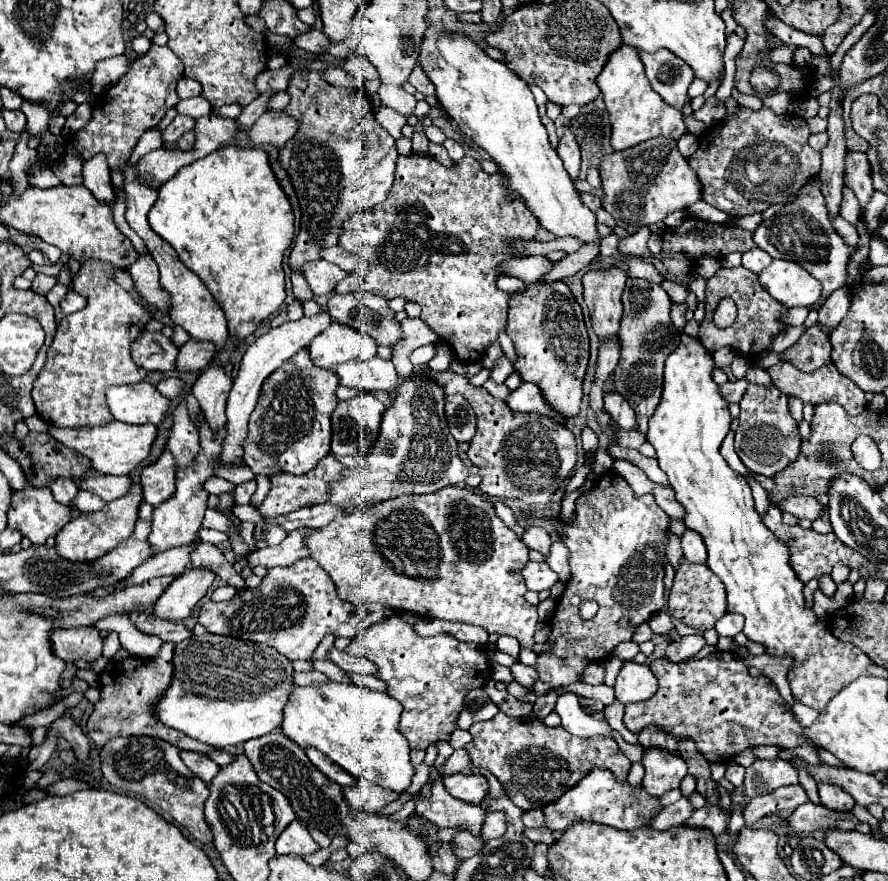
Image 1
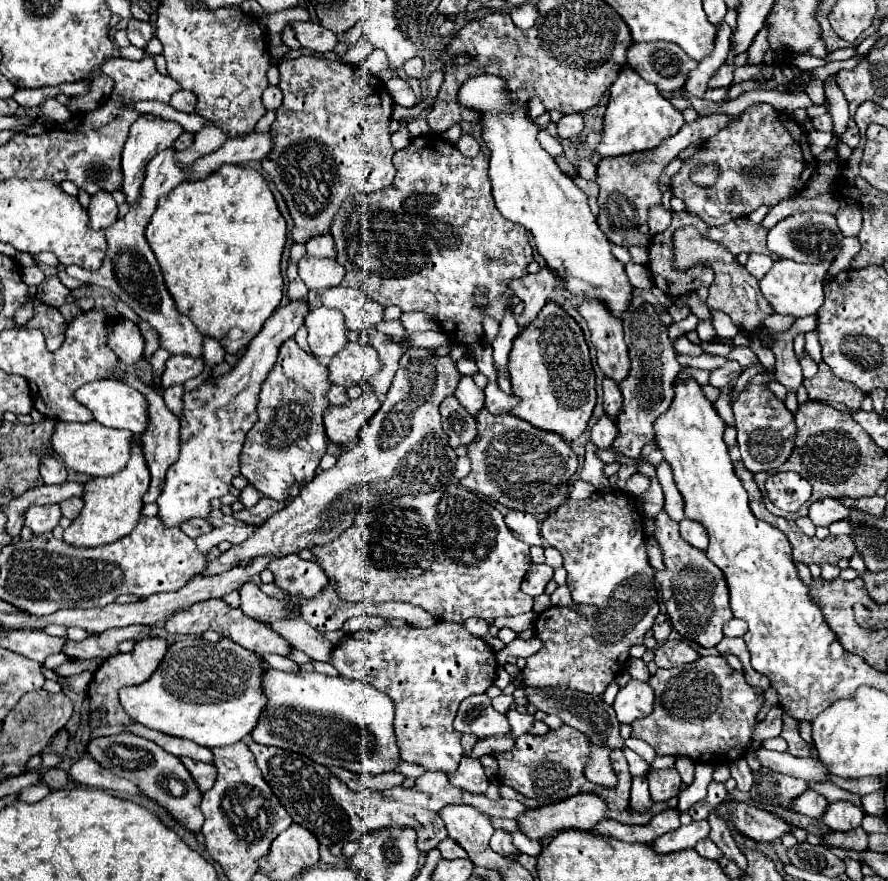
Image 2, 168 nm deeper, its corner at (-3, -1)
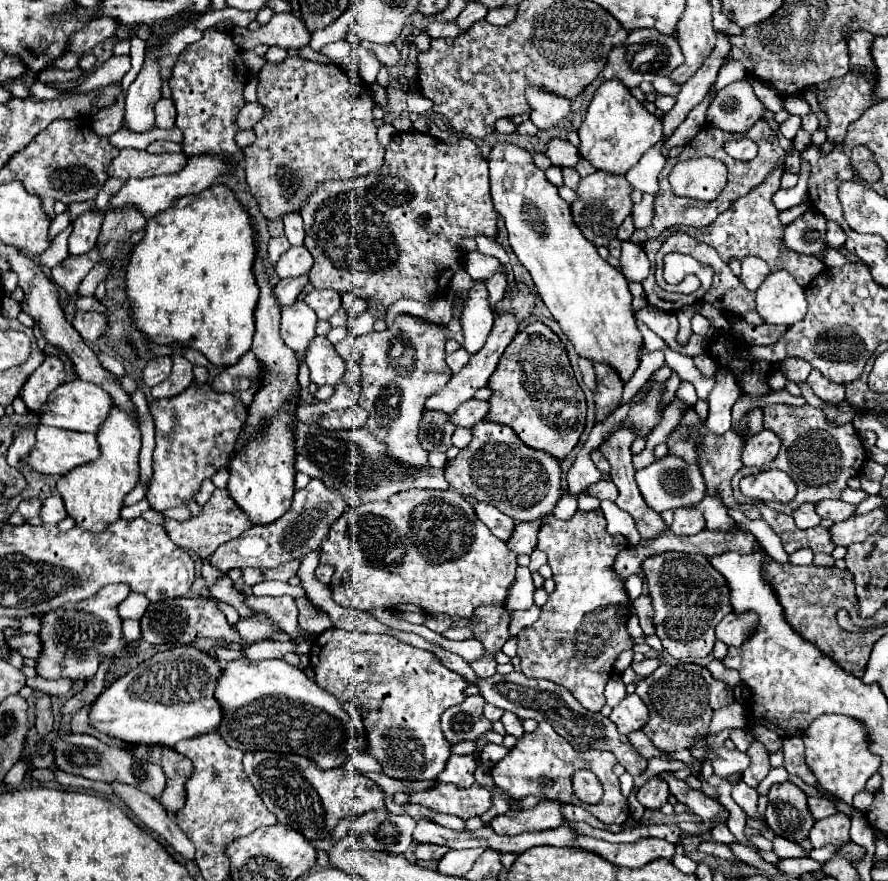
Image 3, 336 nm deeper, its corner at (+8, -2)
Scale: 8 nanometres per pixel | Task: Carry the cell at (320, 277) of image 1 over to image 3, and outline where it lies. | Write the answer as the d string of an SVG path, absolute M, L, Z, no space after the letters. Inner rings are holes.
M299 246L291 248L281 256L275 272L279 278L299 278L309 276L311 268L313 268L313 256L309 254L309 250L305 250L305 246Z

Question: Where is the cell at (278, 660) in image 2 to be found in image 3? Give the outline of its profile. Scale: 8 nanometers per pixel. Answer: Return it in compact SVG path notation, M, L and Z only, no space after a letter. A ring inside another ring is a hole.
M217 648L215 651L217 662L220 664L226 664L228 661L237 660L243 658L242 651L235 651L233 649Z

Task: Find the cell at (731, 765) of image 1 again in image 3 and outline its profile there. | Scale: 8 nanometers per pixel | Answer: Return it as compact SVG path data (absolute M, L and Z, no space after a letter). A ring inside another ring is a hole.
M739 780L739 782L733 782L731 784L731 796L745 810L745 814L749 818L755 818L757 820L757 796L759 794L757 794L755 788L751 788L743 780Z

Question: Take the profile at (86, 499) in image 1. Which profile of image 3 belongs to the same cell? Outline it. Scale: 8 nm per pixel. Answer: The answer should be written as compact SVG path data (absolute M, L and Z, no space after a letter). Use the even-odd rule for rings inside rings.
M49 496L49 498L45 498L39 516L47 524L57 524L59 520L63 520L67 516L65 506L63 506L63 498L61 496Z

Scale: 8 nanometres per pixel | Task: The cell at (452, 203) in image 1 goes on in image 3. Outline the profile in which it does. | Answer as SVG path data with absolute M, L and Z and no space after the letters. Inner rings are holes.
M409 130L395 134L385 150L385 164L381 170L357 180L325 182L301 208L307 232L305 246L315 258L309 282L315 288L333 288L341 294L353 292L371 302L367 310L377 322L387 318L389 306L397 300L431 304L443 298L453 274L463 268L463 262L449 262L465 258L467 250L463 248L463 240L477 236L497 240L499 234L499 216L489 194L487 162L471 138L463 136L459 144L447 146L429 134Z

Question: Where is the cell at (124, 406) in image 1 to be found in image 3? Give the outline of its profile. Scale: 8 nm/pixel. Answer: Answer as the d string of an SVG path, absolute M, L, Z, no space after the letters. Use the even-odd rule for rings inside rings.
M77 378L73 382L65 382L57 390L53 390L53 394L49 396L49 402L47 402L47 410L43 410L39 414L39 418L41 418L41 424L97 434L101 424L111 414L113 406L115 404L105 390L101 390L97 384L89 384L89 382L83 382L81 378Z

